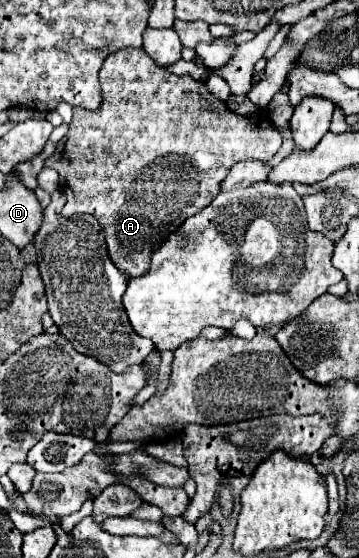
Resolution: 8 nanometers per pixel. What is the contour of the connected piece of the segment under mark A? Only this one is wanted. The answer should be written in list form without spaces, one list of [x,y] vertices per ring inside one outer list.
[[[128,46],[128,48],[122,48],[114,54],[110,54],[106,60],[104,60],[104,66],[100,70],[100,84],[102,84],[102,108],[98,108],[98,112],[90,112],[86,108],[74,108],[74,118],[70,122],[70,128],[66,132],[66,136],[58,142],[56,146],[56,152],[44,162],[48,168],[54,168],[58,174],[60,174],[60,190],[64,192],[64,196],[68,198],[62,214],[66,218],[70,218],[72,214],[92,214],[100,226],[102,226],[102,232],[106,236],[106,244],[108,244],[108,254],[110,254],[110,260],[114,262],[114,266],[126,276],[126,280],[132,280],[132,278],[138,278],[142,276],[142,272],[146,272],[150,268],[150,256],[152,252],[156,252],[160,248],[160,244],[164,244],[164,240],[174,232],[178,230],[178,226],[198,214],[202,208],[206,208],[220,192],[220,182],[226,178],[228,170],[240,162],[240,160],[270,160],[278,150],[280,150],[280,144],[282,144],[282,136],[278,130],[272,128],[272,122],[266,118],[266,114],[258,114],[258,116],[252,116],[252,118],[244,118],[244,116],[238,116],[234,114],[222,100],[214,100],[212,94],[208,92],[206,84],[202,82],[196,82],[194,78],[190,76],[176,76],[172,72],[166,72],[164,68],[158,68],[150,56],[146,56],[146,52],[142,48],[134,48],[134,46]]]

